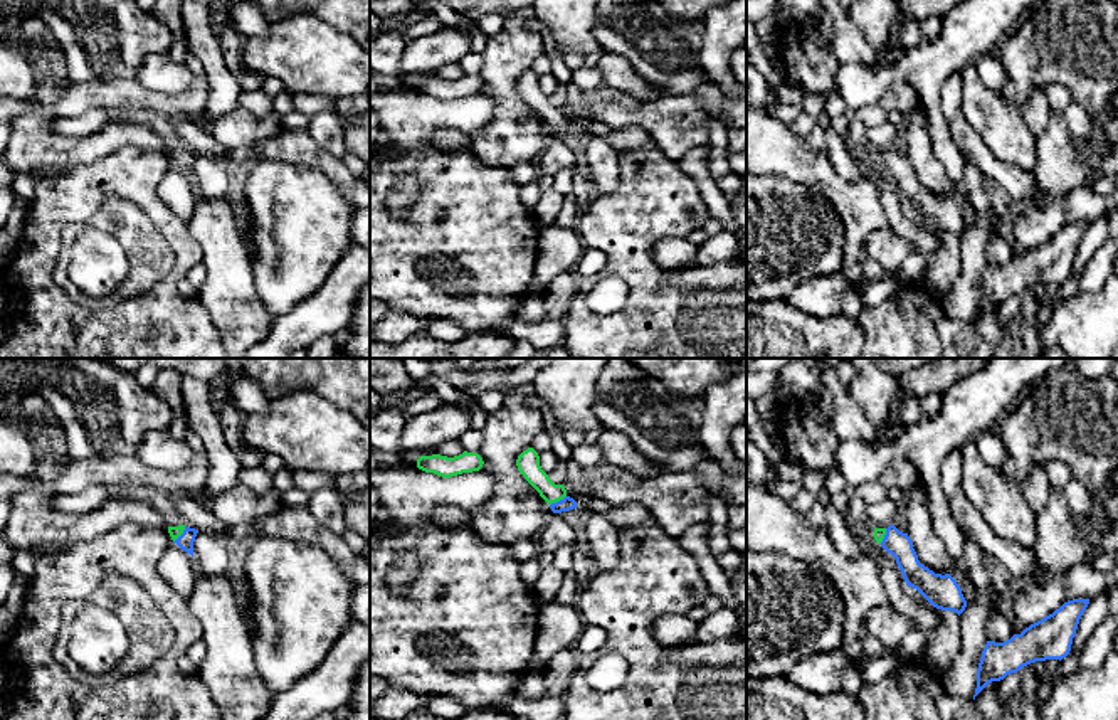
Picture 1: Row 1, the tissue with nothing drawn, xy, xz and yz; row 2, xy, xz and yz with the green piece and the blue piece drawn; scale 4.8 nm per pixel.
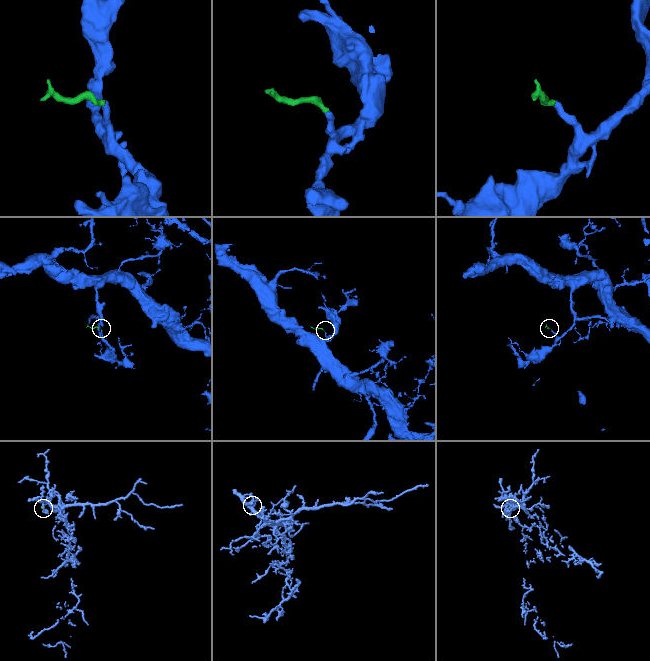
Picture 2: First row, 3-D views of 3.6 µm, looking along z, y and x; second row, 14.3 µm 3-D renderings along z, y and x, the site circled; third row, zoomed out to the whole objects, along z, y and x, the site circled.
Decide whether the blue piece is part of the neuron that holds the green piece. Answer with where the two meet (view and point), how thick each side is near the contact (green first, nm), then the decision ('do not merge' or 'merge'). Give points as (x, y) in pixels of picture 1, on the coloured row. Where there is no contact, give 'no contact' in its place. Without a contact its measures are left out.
meets green in xz at (557, 500); 110 nm thick on the green side, 70 nm on the other; merge

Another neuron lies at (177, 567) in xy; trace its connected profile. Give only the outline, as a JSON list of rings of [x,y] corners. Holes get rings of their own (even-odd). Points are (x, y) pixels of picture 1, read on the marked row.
[[[171,543],[158,562],[161,577],[182,596],[190,596],[195,582],[195,559]]]

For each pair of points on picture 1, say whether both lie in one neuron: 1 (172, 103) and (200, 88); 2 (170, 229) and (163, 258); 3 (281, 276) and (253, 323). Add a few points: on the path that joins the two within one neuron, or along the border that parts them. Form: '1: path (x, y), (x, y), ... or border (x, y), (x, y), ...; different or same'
1: path (179, 103), (185, 103), (194, 95); same
2: border (142, 211), (172, 251); different
3: border (251, 266), (256, 293), (274, 317); different

